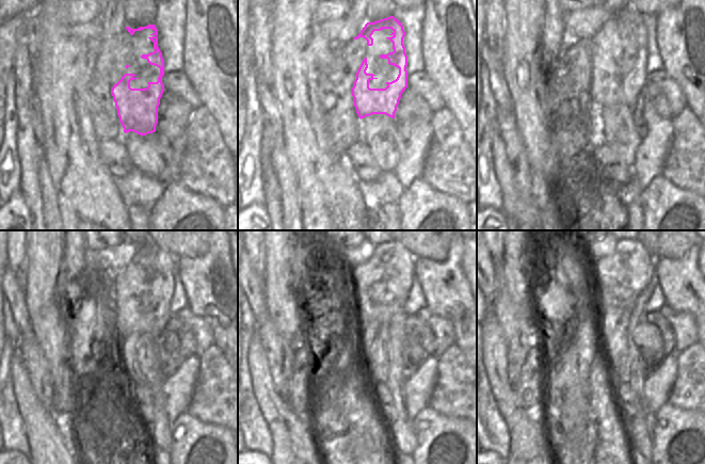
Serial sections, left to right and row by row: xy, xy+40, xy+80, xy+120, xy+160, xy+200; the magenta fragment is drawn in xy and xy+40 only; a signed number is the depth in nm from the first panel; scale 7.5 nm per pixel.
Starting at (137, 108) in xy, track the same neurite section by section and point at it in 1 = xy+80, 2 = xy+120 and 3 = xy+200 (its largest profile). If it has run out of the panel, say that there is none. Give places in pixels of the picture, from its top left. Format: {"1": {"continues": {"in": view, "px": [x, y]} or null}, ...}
{"1": {"continues": {"in": "xy+80", "px": [628, 21]}}, "2": {"continues": {"in": "xy+120", "px": [149, 262]}}, "3": {"continues": {"in": "xy+200", "px": [630, 266]}}}

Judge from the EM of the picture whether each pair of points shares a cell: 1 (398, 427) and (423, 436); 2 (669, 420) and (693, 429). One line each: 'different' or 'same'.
1: different
2: same

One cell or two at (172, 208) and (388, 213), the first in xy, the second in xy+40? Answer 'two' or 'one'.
two

